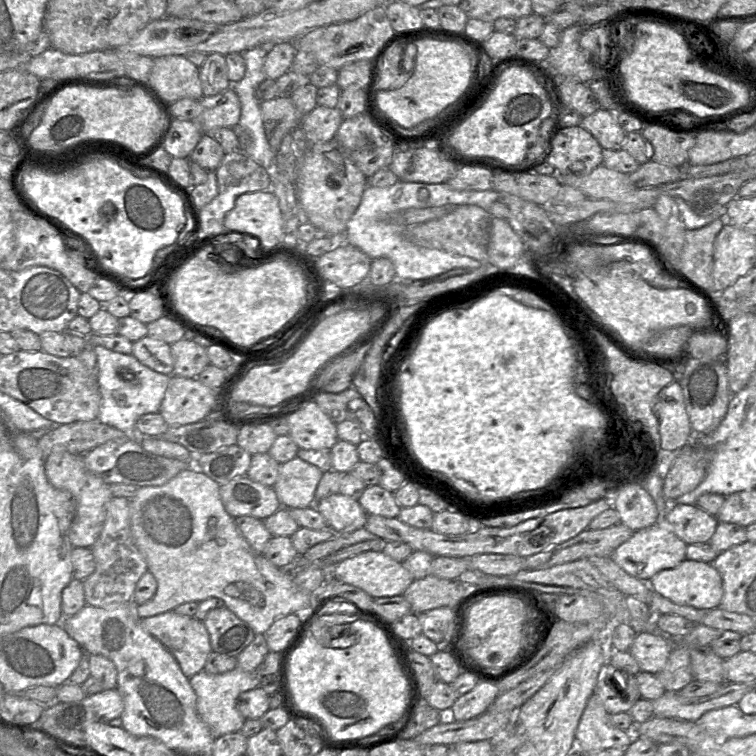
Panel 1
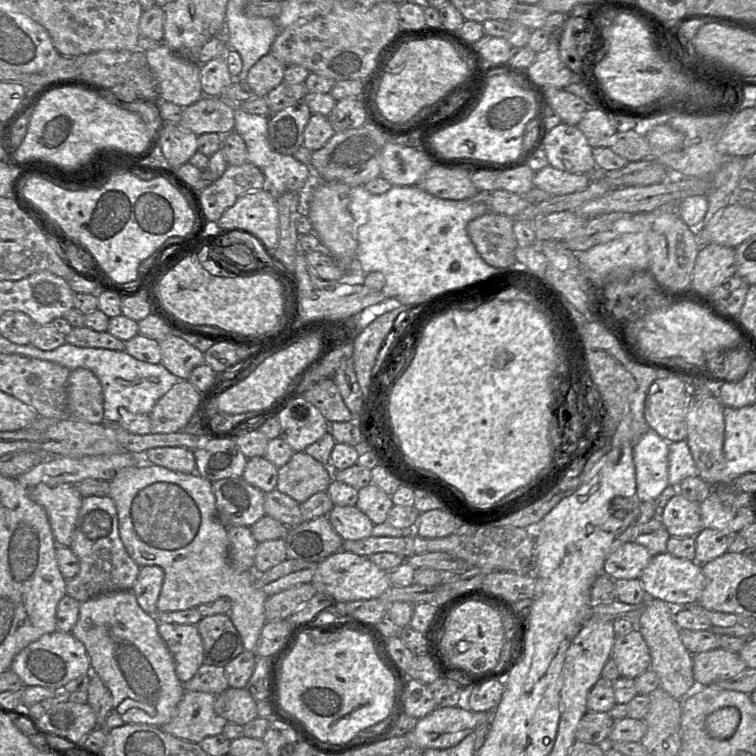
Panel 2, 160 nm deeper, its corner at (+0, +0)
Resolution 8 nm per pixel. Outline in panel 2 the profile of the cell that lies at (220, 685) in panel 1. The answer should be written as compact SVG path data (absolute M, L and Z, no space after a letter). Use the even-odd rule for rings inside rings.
M185 691L172 719L161 726L162 730L194 743L200 743L208 736L221 734L227 720L214 710L218 695Z

